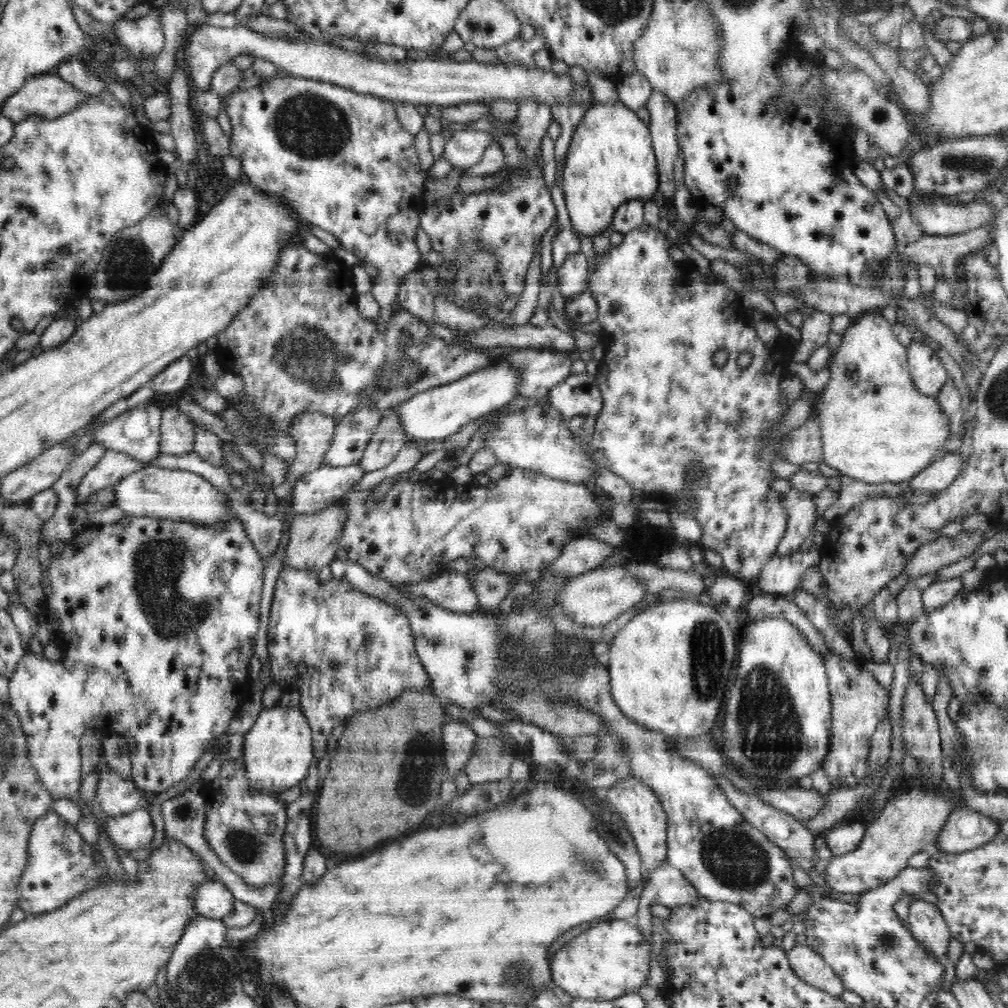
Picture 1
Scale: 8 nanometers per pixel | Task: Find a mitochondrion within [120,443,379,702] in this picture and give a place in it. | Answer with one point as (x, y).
(157, 564)

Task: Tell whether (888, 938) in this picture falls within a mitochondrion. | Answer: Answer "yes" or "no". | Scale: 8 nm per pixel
yes

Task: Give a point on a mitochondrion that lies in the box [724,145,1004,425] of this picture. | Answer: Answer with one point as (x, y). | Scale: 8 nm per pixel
(973, 163)

